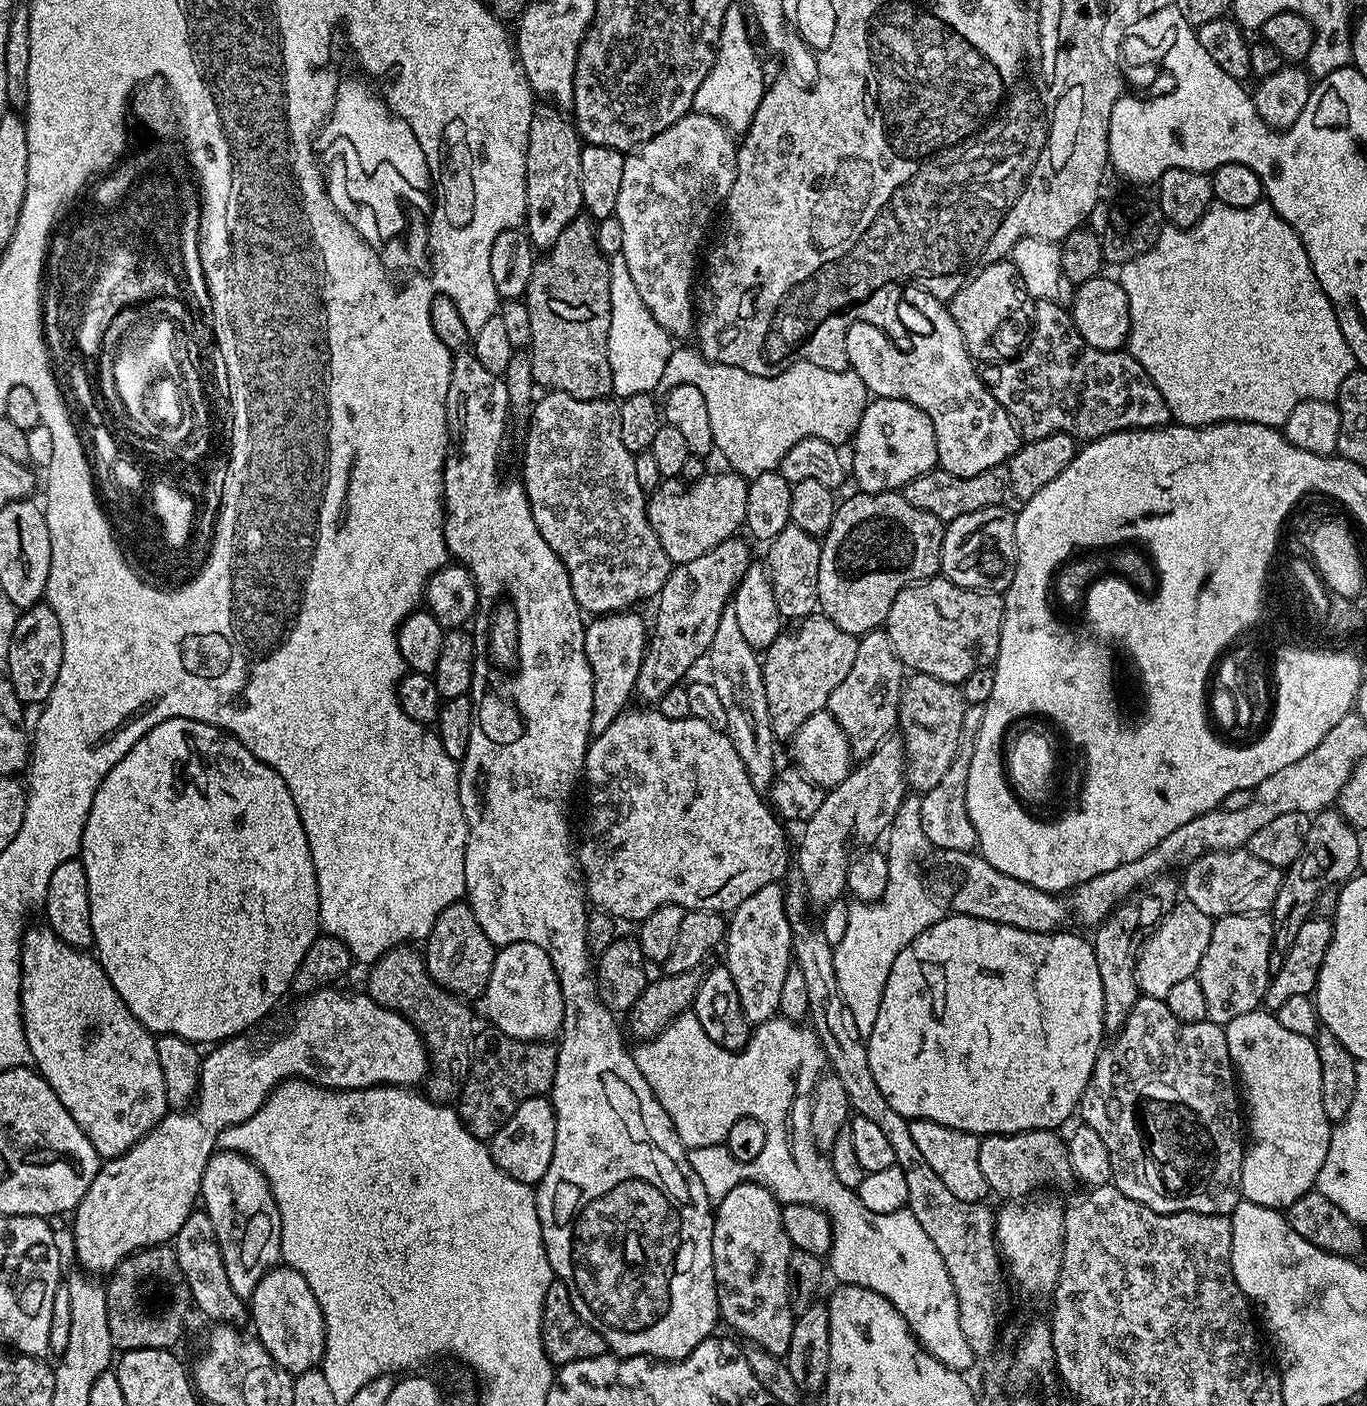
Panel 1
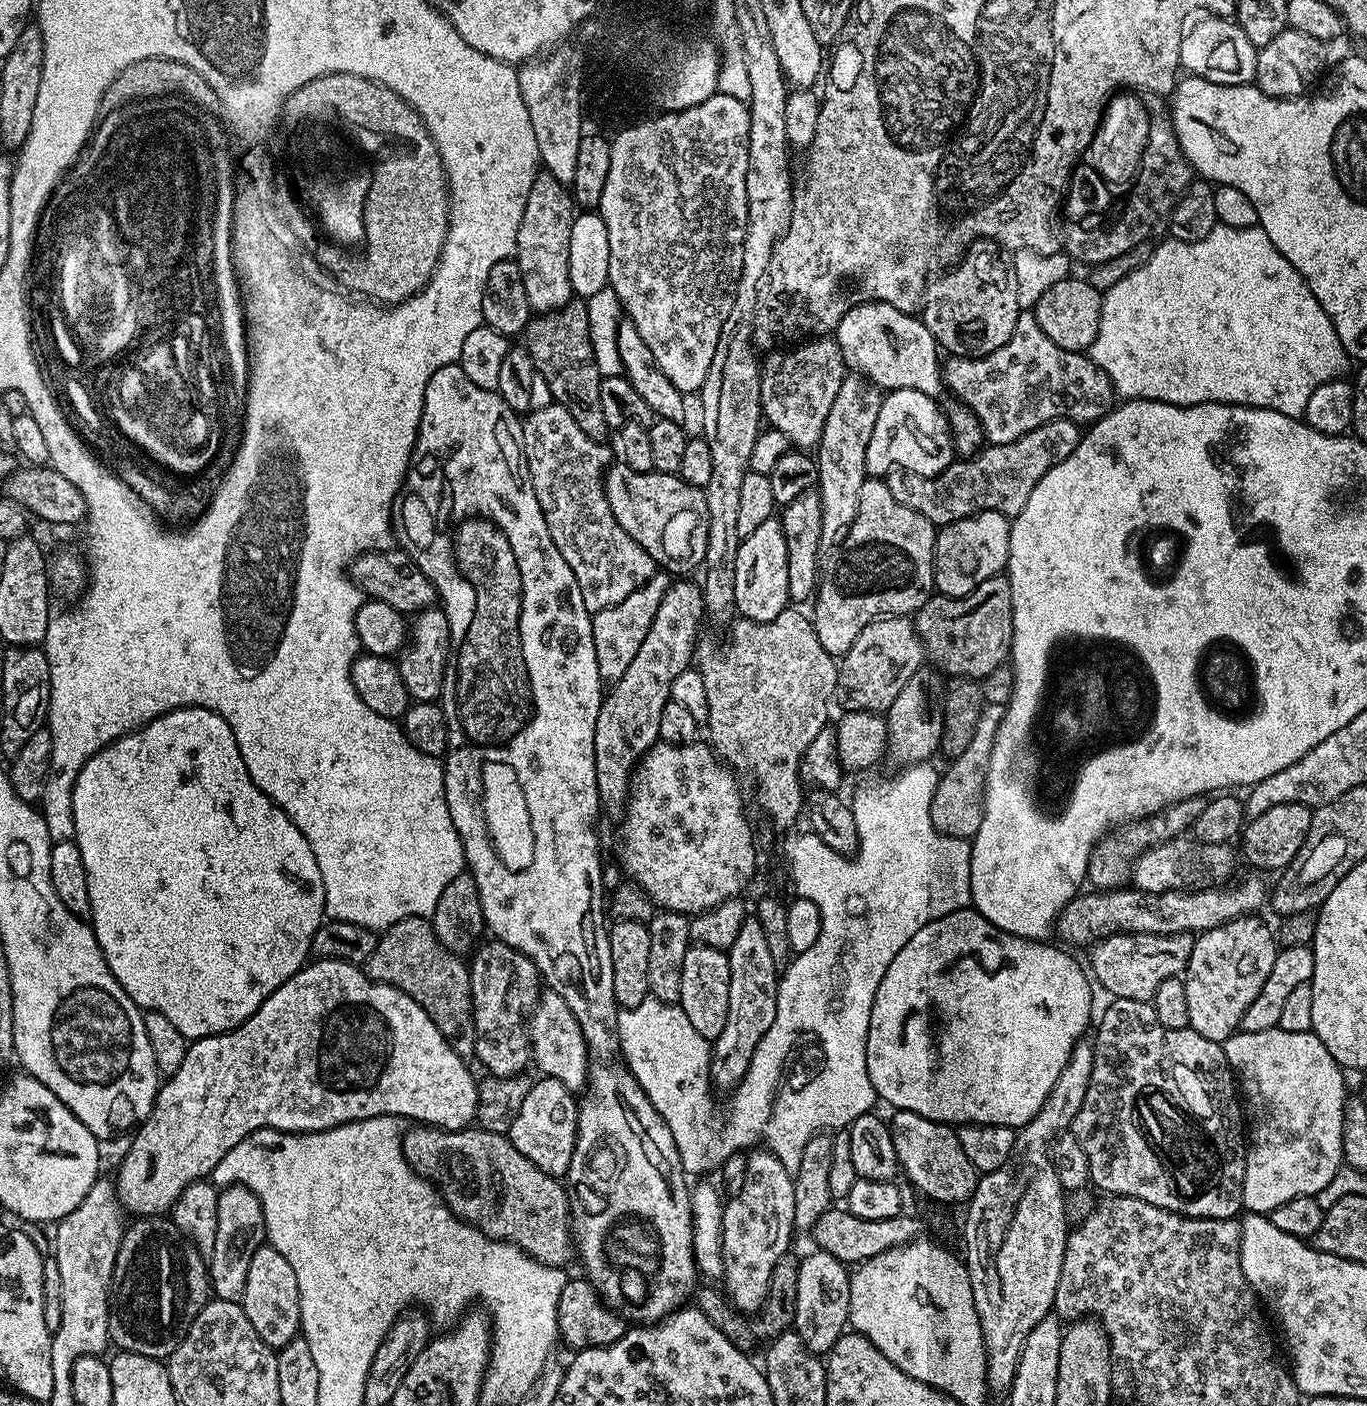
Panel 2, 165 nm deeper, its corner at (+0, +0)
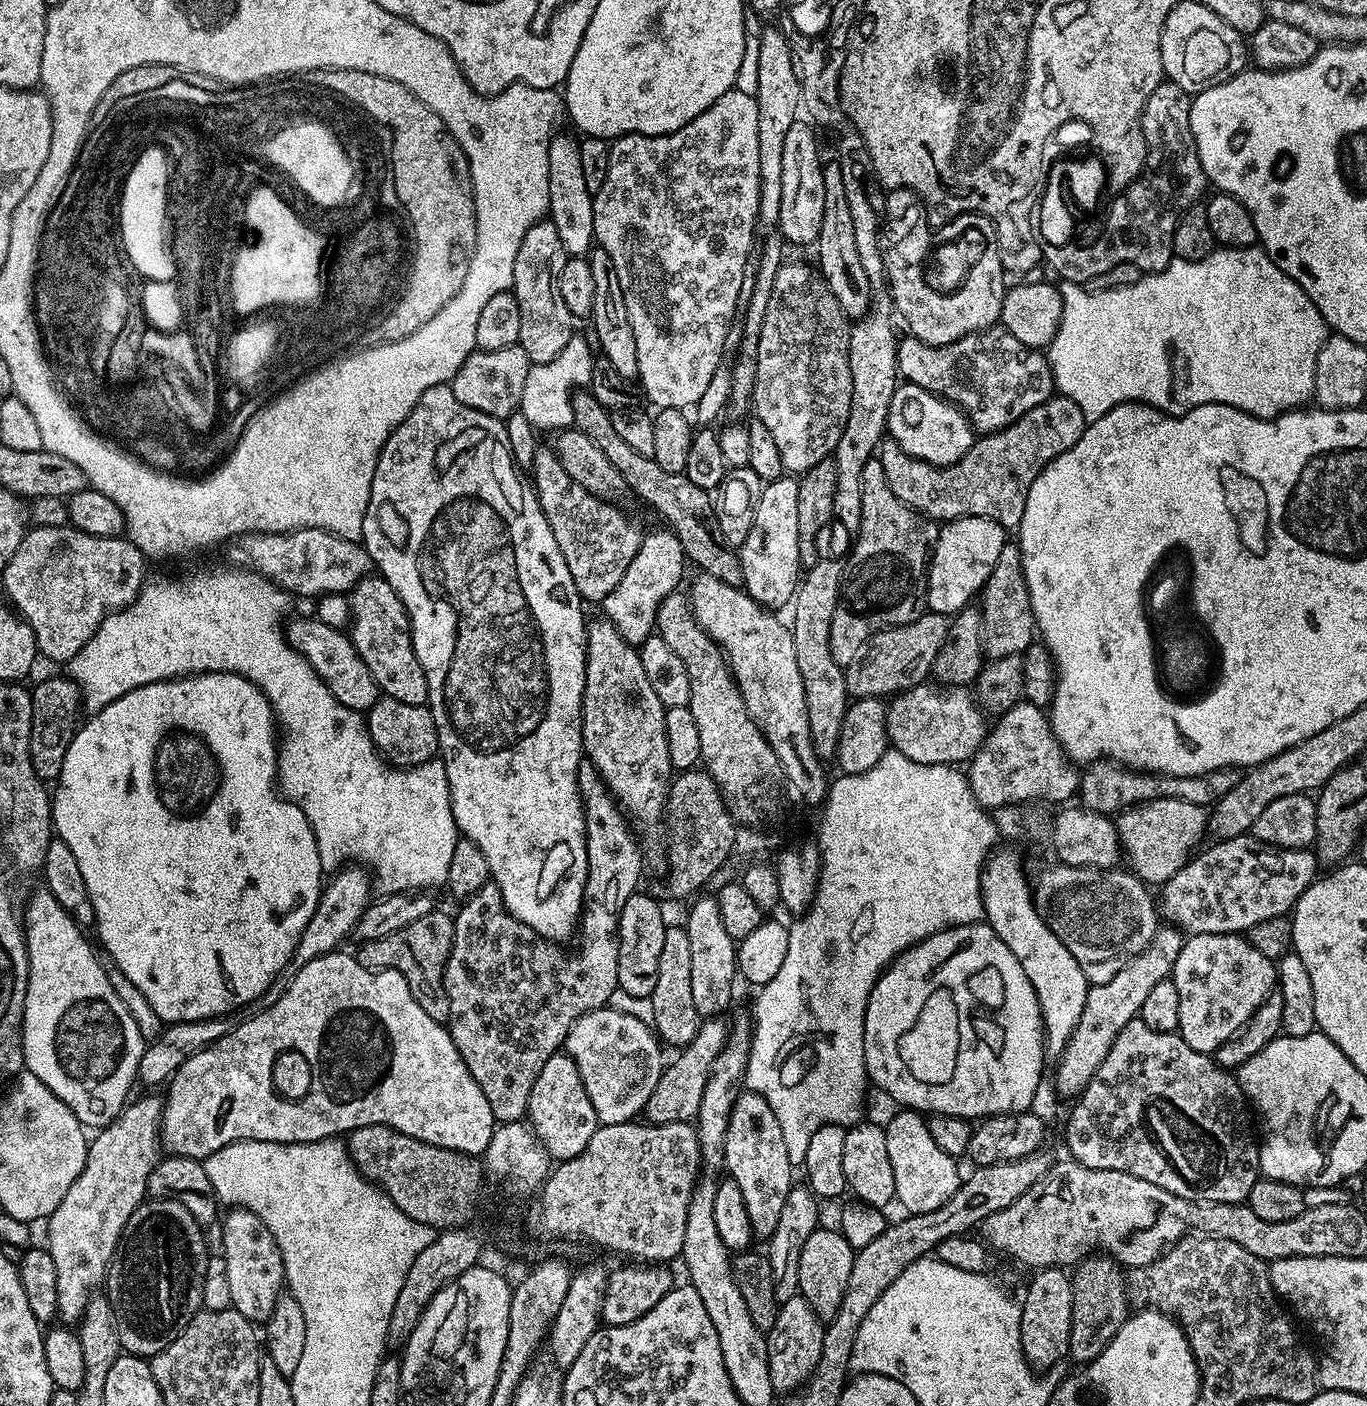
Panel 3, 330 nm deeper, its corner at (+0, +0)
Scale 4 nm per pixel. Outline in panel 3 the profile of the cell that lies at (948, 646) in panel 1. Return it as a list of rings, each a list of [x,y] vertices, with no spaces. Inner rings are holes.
[[[1005,542],[998,554],[998,562],[994,562],[994,570],[984,583],[984,591],[978,600],[982,616],[982,646],[988,660],[997,660],[1003,656],[1018,656],[1024,653],[1034,642],[1037,635],[1036,611],[1030,606],[1030,588],[1026,586],[1026,578],[1022,566],[1020,545],[1016,542]]]

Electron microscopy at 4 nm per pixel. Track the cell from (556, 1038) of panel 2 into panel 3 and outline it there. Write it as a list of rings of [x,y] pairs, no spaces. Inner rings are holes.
[[[610,1006],[582,1014],[582,1018],[572,1023],[563,1047],[568,1056],[574,1058],[574,1066],[578,1066],[582,1086],[586,1088],[590,1106],[594,1106],[594,1114],[600,1124],[626,1124],[635,1121],[645,1111],[645,1104],[666,1067],[666,1059],[660,1053],[662,1044],[655,1031],[645,1021]]]

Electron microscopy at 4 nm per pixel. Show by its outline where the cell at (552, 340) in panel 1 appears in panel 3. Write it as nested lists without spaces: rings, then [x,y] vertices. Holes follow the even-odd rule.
[[[576,390],[572,394],[573,425],[579,432],[586,434],[602,455],[618,470],[624,480],[624,488],[632,491],[640,500],[645,500],[670,531],[682,542],[682,550],[689,561],[700,567],[699,571],[706,576],[713,576],[735,588],[743,585],[742,566],[739,555],[729,548],[726,538],[722,538],[722,530],[718,526],[716,506],[713,497],[703,492],[683,472],[662,470],[658,462],[650,456],[638,454],[627,442],[622,442],[614,431],[612,412],[603,408],[593,397],[591,391]]]

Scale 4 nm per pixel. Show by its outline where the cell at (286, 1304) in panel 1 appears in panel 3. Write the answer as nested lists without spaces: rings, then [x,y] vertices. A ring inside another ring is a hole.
[[[232,1208],[229,1213],[220,1240],[224,1243],[222,1255],[226,1262],[226,1278],[230,1282],[232,1307],[250,1321],[266,1322],[286,1284],[278,1242],[274,1242],[274,1234],[270,1234],[266,1222],[250,1209]]]

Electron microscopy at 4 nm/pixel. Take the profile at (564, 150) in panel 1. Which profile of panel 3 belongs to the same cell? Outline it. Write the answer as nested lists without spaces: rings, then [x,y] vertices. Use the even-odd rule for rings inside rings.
[[[547,218],[532,224],[530,230],[526,230],[526,238],[522,238],[522,246],[518,246],[510,290],[518,298],[518,314],[522,317],[520,345],[533,364],[557,358],[574,333],[574,317],[570,310],[566,310],[566,302],[562,302],[558,290],[562,266],[566,266],[569,258],[562,246],[562,238],[558,238],[558,230]]]

